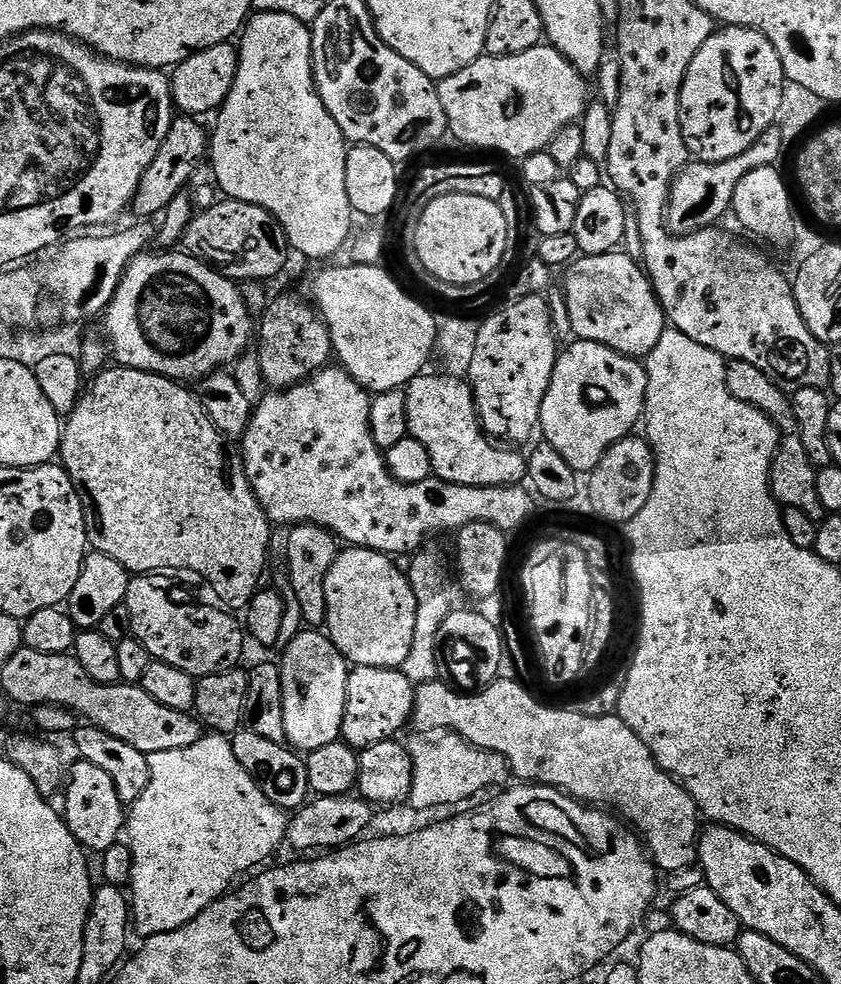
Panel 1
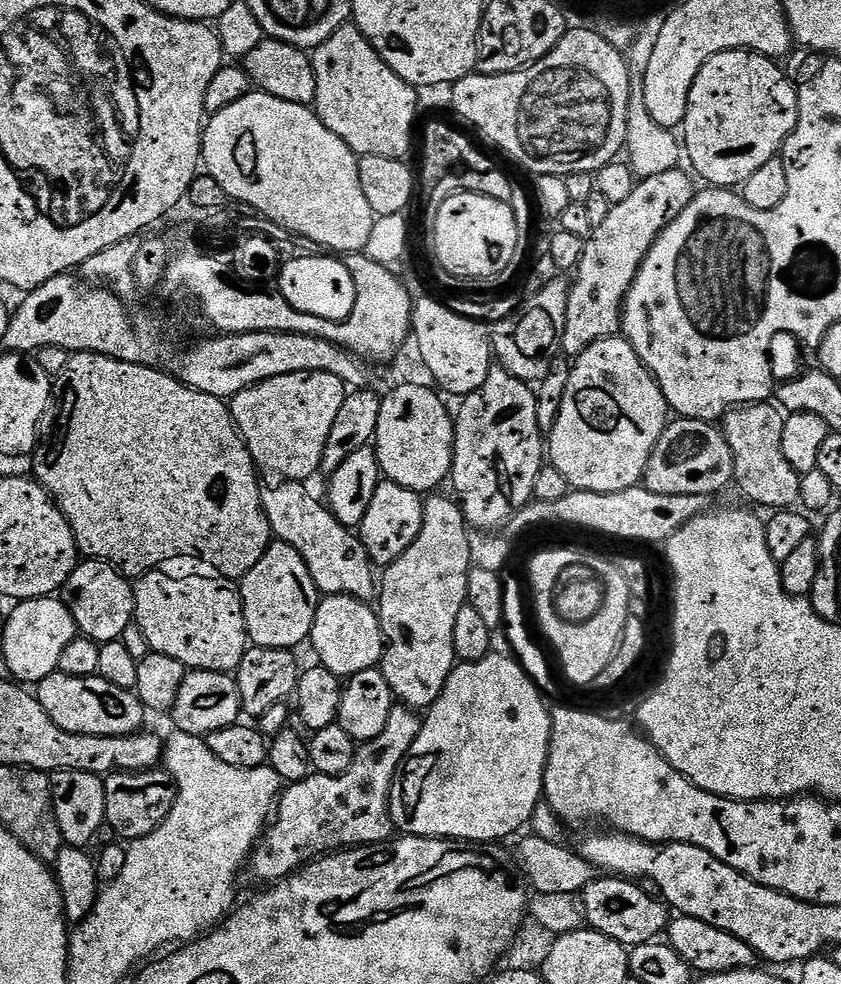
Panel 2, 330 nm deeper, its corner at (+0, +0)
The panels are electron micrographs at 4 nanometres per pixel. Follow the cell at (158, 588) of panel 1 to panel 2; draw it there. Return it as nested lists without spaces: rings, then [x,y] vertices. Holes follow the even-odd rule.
[[[179,556],[145,572],[135,581],[134,623],[146,634],[153,652],[178,658],[185,669],[235,673],[250,647],[237,585],[193,556]]]

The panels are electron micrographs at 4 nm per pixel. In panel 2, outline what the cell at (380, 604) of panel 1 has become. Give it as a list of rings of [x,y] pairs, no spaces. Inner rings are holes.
[[[324,596],[316,606],[311,644],[322,667],[341,678],[377,667],[384,659],[384,635],[377,609],[353,596]]]

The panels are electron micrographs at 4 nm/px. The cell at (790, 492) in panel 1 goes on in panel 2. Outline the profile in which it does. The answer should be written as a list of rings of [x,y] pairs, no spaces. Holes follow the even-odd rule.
[[[775,403],[746,404],[738,408],[729,408],[722,417],[722,431],[730,446],[734,458],[734,484],[748,500],[761,504],[767,510],[788,510],[800,499],[800,473],[793,470],[782,454],[782,426],[786,416]]]

